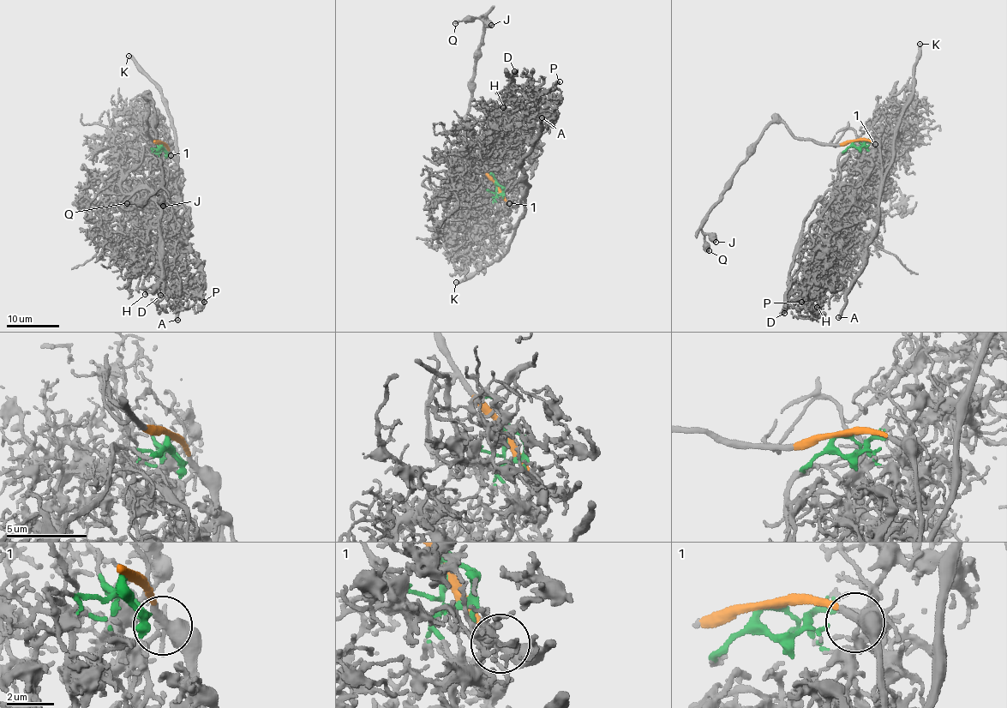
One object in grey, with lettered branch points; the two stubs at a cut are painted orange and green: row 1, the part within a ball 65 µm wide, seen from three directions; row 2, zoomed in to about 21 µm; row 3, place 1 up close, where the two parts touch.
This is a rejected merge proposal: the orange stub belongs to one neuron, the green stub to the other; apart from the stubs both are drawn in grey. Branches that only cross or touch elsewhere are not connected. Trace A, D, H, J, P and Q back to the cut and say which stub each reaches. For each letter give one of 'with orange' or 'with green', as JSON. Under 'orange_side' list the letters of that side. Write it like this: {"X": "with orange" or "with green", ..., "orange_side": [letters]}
{"A": "with orange", "D": "with green", "H": "with green", "J": "with orange", "P": "with green", "Q": "with orange", "orange_side": ["A", "J", "Q"]}

